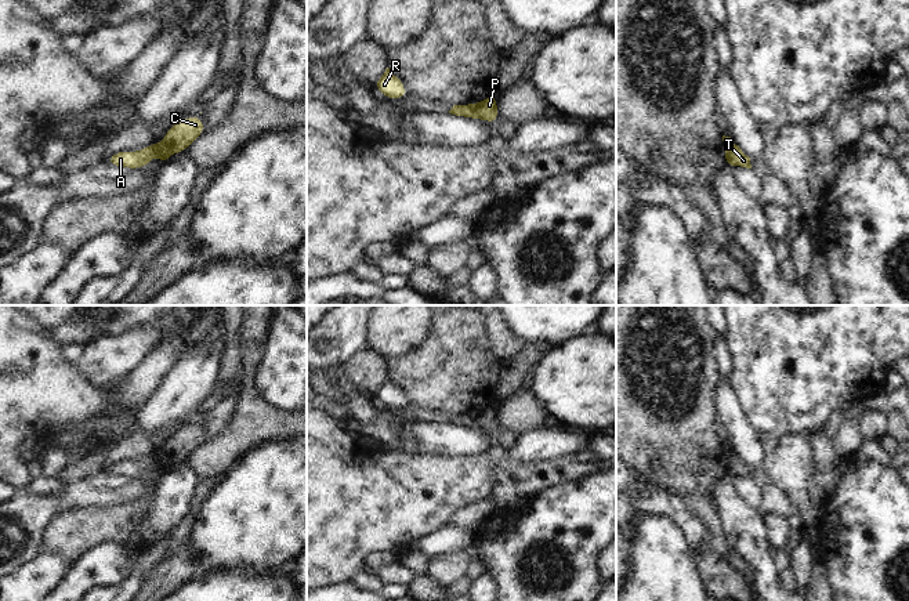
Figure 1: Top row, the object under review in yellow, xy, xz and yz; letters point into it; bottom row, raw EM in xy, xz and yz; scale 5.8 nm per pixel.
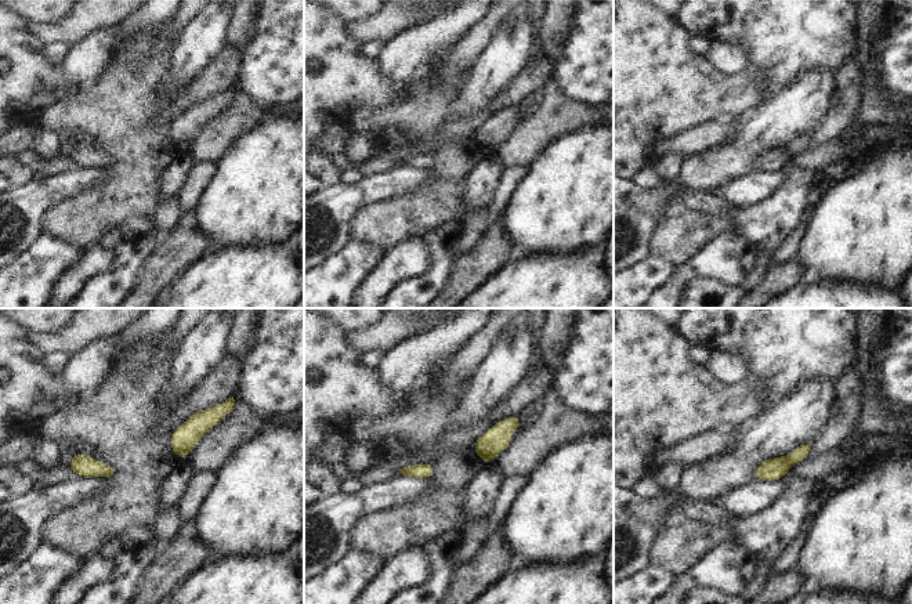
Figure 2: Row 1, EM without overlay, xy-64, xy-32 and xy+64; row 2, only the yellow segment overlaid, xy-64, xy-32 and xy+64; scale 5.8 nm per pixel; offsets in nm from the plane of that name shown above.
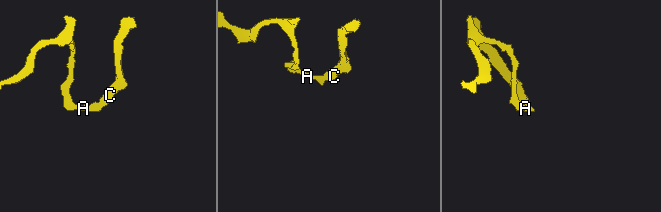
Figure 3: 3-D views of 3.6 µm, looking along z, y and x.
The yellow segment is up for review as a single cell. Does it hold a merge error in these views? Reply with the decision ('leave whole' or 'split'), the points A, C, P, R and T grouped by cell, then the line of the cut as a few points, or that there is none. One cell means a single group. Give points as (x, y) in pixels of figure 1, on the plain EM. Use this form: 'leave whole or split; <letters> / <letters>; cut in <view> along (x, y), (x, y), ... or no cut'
split; A R T / C P; cut in xz along (473, 415), (478, 427)

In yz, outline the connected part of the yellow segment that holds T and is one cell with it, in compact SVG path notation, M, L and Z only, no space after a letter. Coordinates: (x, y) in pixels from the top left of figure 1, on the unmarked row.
M735 452L724 457L724 470L731 478L738 475L752 478L750 467Z

